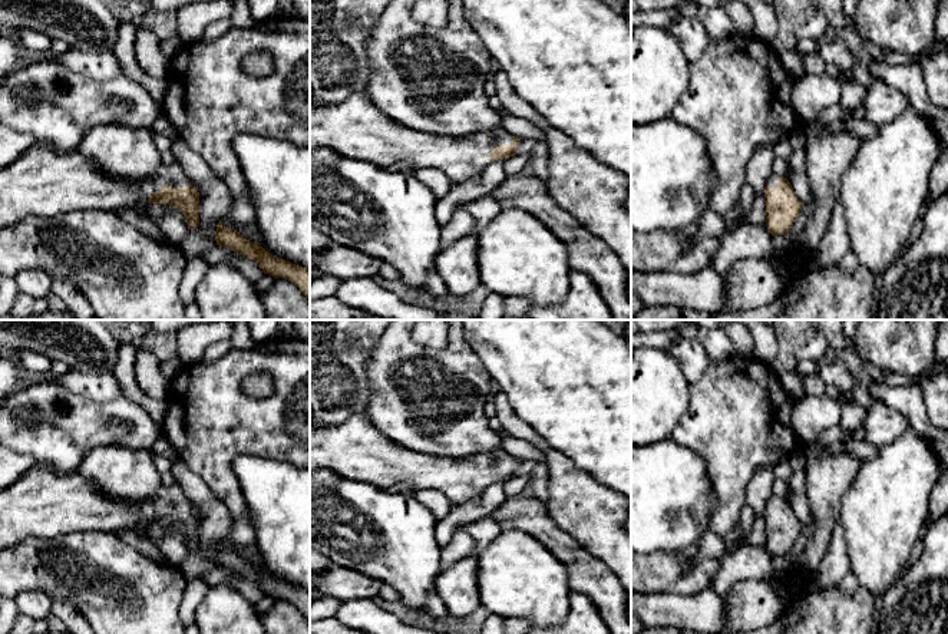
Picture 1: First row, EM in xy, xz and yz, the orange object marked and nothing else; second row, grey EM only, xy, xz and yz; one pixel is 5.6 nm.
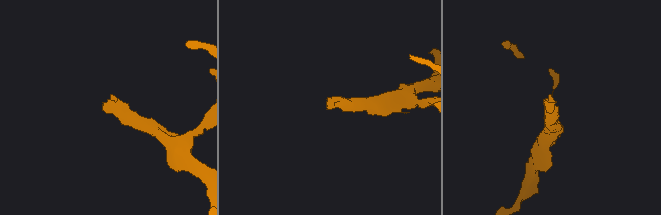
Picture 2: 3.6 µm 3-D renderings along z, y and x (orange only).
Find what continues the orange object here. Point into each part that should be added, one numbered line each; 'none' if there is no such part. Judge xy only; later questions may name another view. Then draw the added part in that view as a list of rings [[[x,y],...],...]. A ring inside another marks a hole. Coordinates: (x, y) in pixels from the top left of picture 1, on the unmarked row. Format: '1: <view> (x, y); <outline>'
1: xy (45, 502); [[[37,463],[16,483],[0,491],[0,552],[14,548],[27,538],[47,539],[82,531],[145,529],[148,518],[158,514],[165,505],[186,509],[189,501],[174,483],[162,485],[161,491],[145,503],[122,503],[99,491],[77,469],[62,473],[49,463]]]

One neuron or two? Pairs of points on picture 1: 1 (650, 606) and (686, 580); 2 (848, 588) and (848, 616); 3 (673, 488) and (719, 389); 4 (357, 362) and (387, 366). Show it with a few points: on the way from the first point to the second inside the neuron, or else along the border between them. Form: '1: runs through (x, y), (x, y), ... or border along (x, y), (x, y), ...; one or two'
1: border along (704, 591), (696, 595), (646, 594); two
2: border along (838, 585), (845, 594), (852, 594), (859, 587); two
3: border along (670, 438), (689, 448), (704, 462), (709, 479); two
4: border along (383, 334), (369, 359), (370, 396); two

